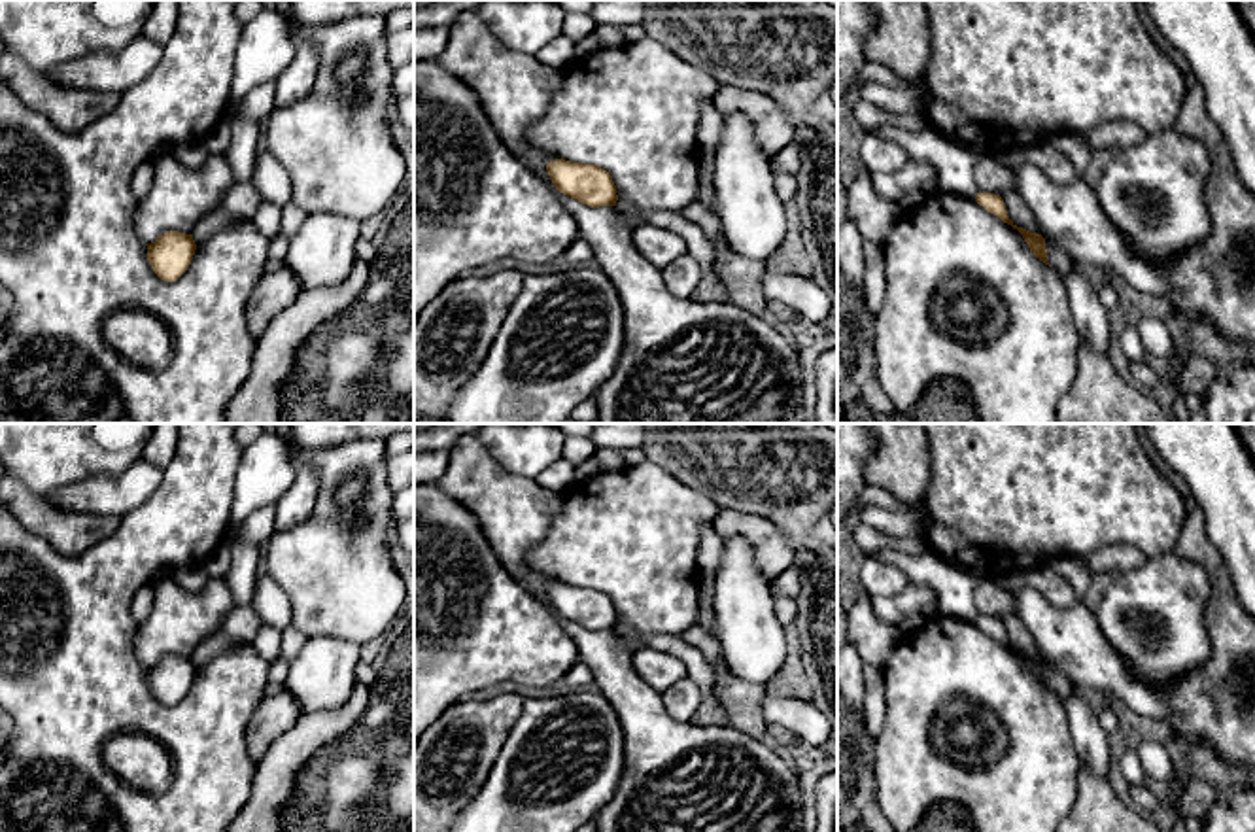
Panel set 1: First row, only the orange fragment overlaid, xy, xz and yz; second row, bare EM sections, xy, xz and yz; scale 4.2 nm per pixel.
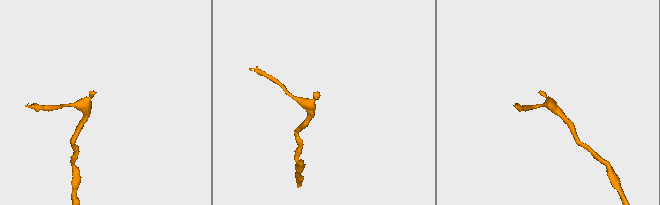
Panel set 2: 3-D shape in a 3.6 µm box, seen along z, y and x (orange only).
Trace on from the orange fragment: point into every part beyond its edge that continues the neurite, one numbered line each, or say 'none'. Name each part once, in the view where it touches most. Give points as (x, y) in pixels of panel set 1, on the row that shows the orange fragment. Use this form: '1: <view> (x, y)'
none

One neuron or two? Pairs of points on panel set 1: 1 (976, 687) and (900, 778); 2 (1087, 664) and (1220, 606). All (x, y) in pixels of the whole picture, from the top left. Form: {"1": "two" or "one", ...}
{"1": "one", "2": "one"}

